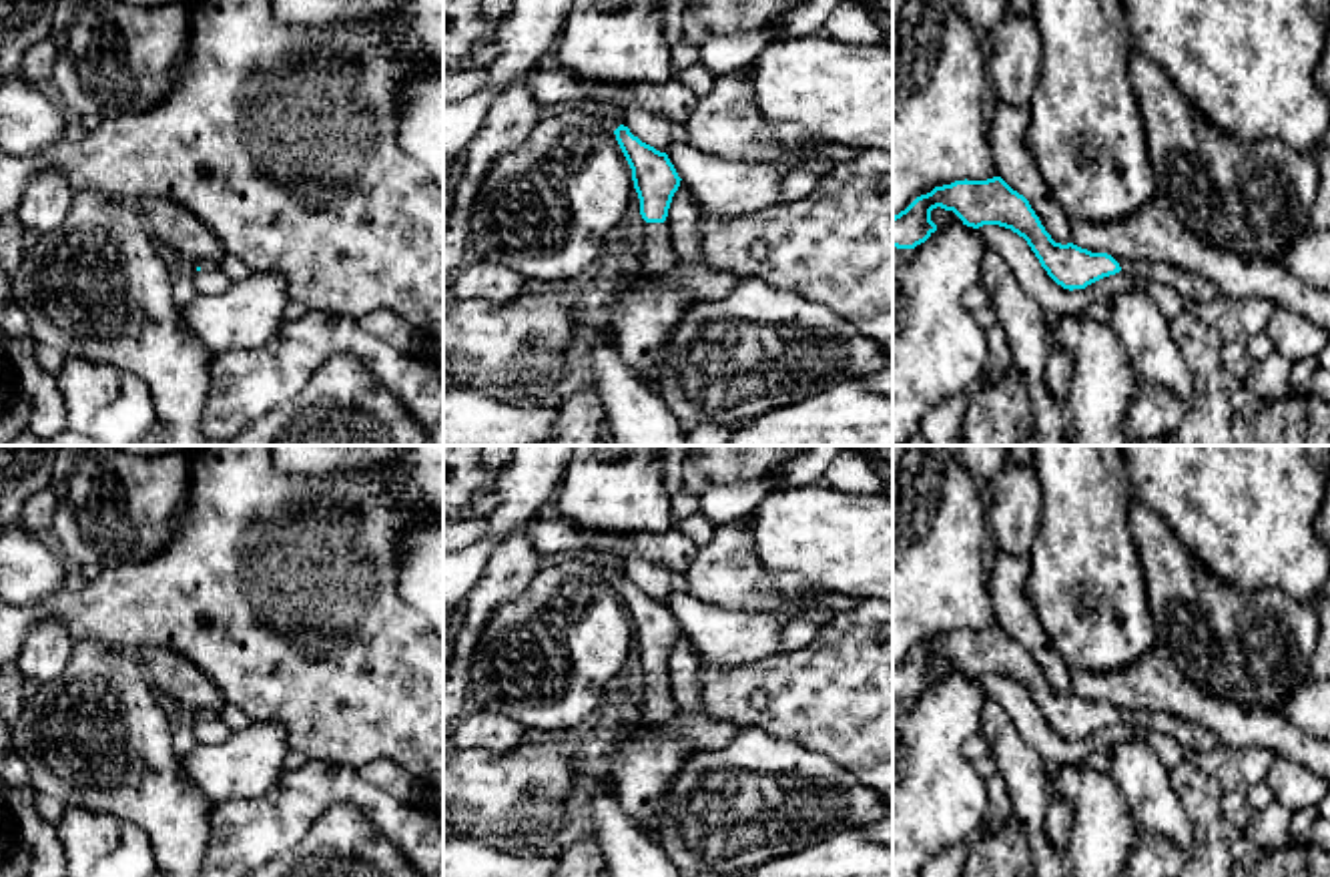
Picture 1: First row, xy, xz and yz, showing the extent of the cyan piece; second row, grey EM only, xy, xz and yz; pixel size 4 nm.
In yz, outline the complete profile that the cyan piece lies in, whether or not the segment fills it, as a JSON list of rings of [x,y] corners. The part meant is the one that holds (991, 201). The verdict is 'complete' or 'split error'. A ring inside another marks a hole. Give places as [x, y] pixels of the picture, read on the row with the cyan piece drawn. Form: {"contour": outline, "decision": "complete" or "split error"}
{"contour": [[[1001,177],[955,181],[917,197],[905,211],[893,217],[893,247],[915,249],[925,243],[937,231],[937,225],[931,221],[931,211],[937,207],[953,211],[963,225],[973,229],[983,225],[1011,229],[1027,241],[1047,275],[1069,291],[1085,289],[1103,277],[1123,271],[1131,277],[1168,283],[1192,303],[1210,303],[1220,297],[1220,291],[1210,281],[1170,263],[1117,263],[1107,253],[1091,253],[1073,243],[1055,243],[1029,201]]], "decision": "split error"}

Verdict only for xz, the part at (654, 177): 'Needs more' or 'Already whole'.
Needs more

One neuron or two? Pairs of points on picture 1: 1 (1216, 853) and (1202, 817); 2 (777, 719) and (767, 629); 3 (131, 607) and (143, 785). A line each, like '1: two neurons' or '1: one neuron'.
1: one neuron
2: two neurons
3: two neurons

